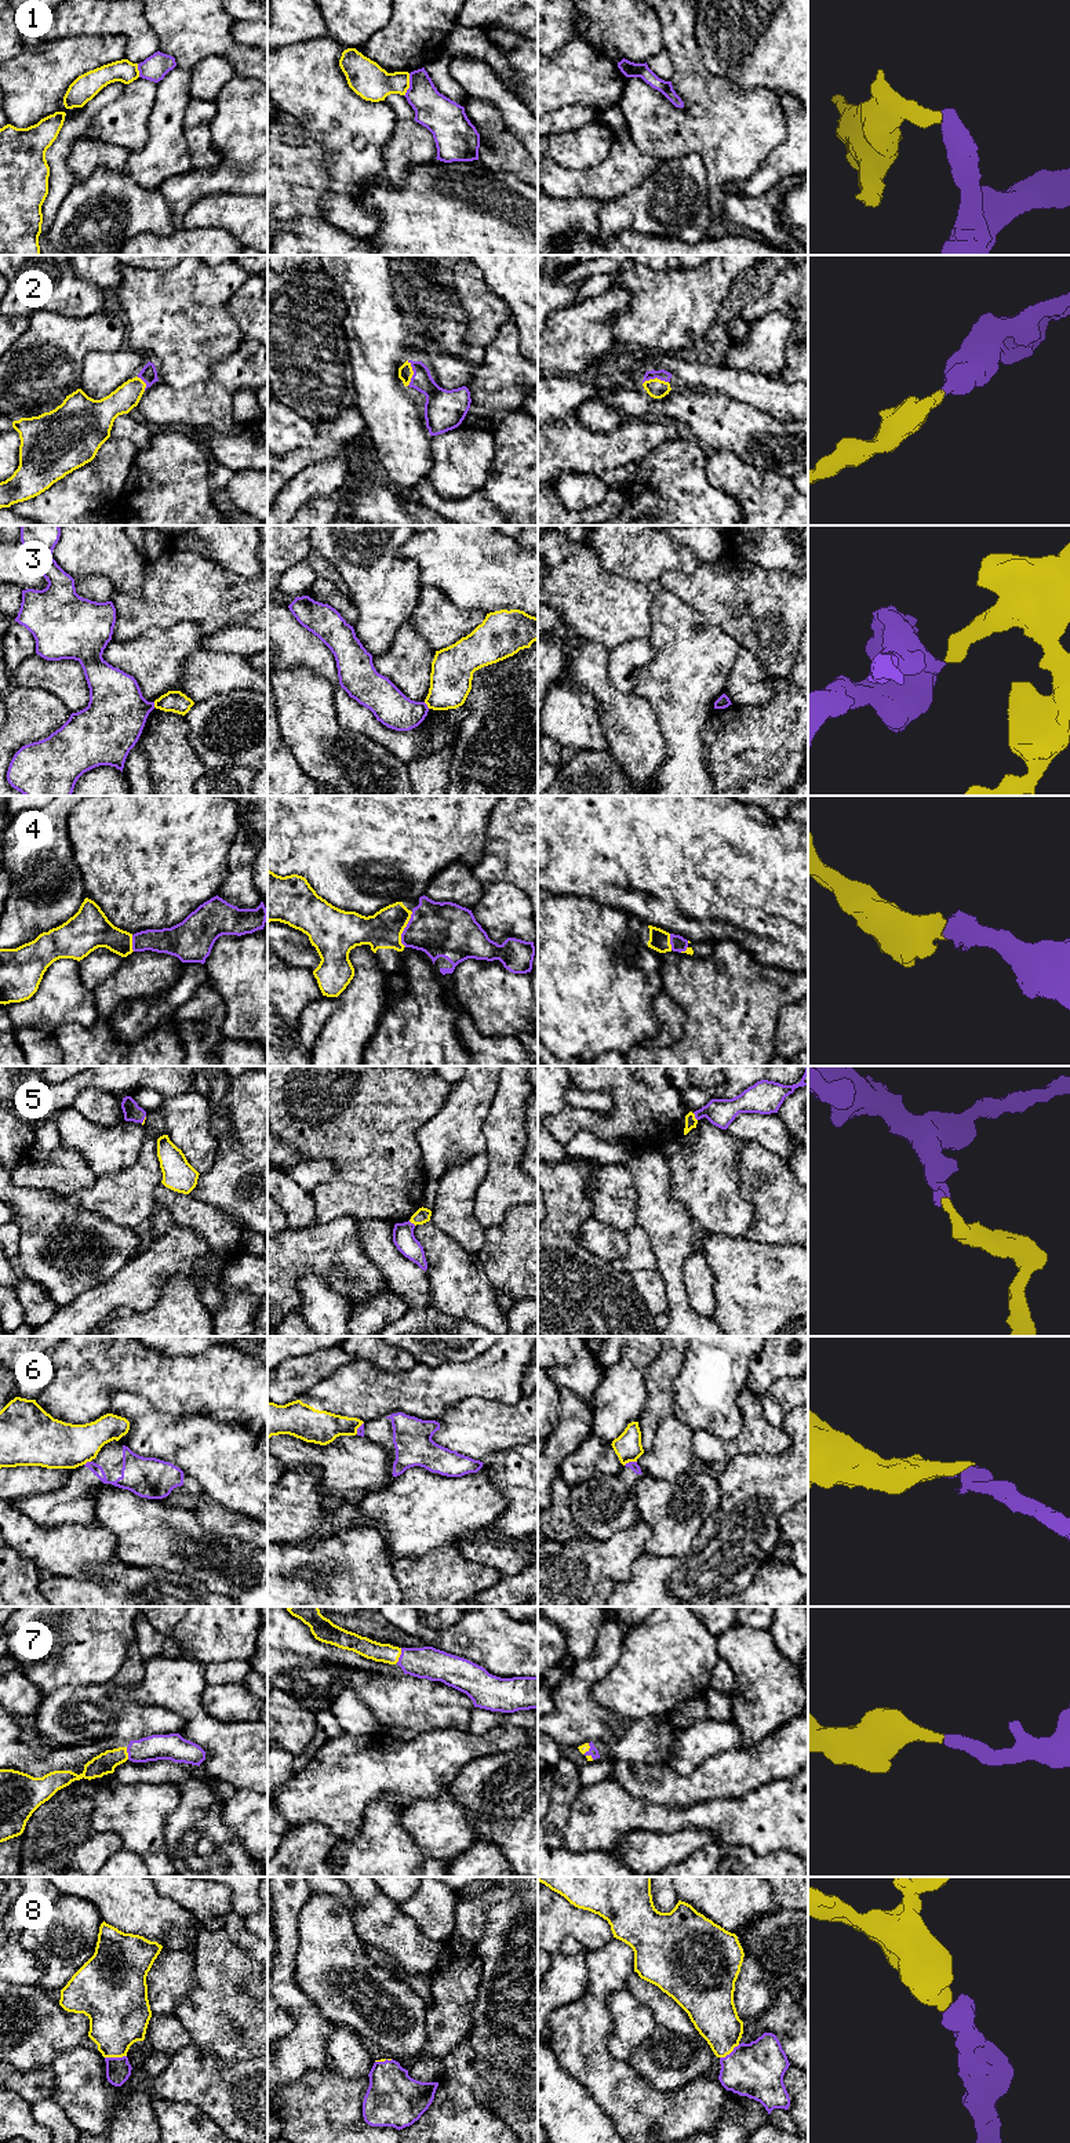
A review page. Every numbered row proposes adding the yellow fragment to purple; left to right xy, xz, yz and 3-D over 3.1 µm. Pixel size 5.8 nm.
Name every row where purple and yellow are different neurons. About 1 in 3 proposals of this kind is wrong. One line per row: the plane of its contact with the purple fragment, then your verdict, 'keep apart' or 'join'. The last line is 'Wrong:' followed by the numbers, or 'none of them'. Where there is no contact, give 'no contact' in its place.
1: contact in xz; keep apart
2: contact in xz; join
3: contact in xz; keep apart
4: contact in xz; join
5: contact in yz; keep apart
6: contact in yz; keep apart
7: contact in xz; join
8: contact in xy; join
Wrong: 1, 3, 5, 6

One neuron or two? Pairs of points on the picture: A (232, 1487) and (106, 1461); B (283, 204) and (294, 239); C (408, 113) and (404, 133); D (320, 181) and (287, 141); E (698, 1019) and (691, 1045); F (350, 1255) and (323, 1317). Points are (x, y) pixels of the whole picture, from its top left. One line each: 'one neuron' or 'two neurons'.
A: two neurons
B: two neurons
C: two neurons
D: one neuron
E: one neuron
F: two neurons

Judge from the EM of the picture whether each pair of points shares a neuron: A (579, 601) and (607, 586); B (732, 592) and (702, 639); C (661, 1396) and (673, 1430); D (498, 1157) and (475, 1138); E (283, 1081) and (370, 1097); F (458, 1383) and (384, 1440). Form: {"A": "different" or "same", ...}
{"A": "same", "B": "different", "C": "different", "D": "different", "E": "same", "F": "different"}

